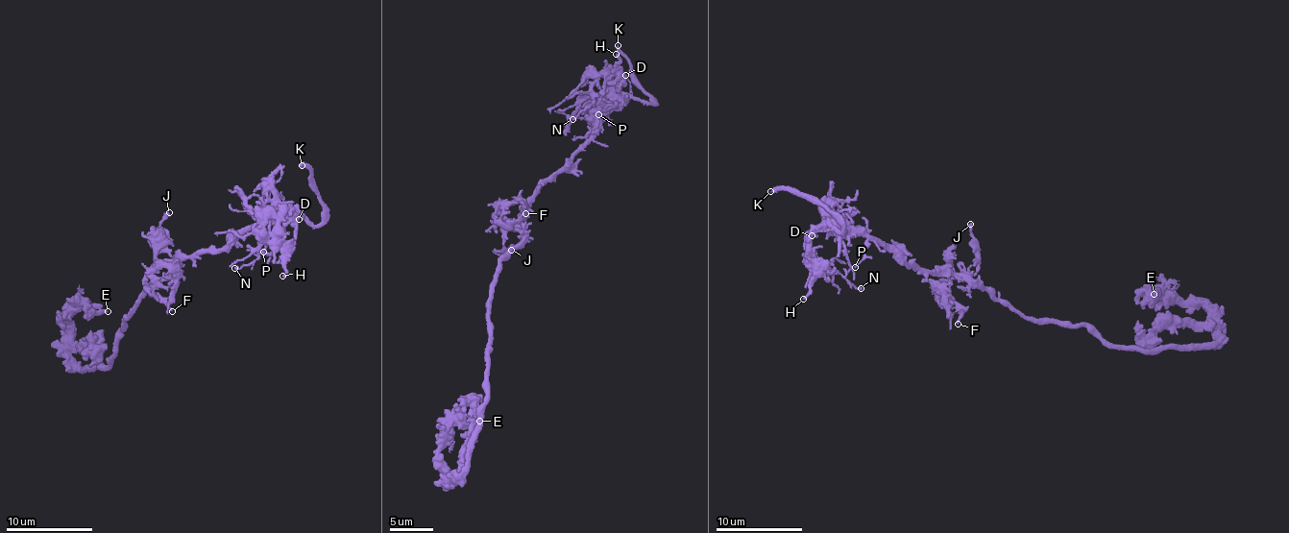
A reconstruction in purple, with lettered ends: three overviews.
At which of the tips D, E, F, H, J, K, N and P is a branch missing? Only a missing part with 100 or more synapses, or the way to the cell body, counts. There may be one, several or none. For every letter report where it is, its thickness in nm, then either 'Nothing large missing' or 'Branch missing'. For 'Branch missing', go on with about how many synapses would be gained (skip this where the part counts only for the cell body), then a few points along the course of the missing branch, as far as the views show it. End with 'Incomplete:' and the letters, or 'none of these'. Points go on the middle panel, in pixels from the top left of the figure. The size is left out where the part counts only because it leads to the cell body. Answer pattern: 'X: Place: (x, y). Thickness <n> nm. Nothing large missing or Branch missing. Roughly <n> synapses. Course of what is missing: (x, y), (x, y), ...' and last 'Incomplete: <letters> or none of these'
D: Place: (625, 75). Thickness 110 nm. Nothing large missing
E: Place: (479, 421). Thickness 320 nm. Nothing large missing
F: Place: (525, 213). Thickness 190 nm. Nothing large missing
H: Place: (616, 54). Thickness 260 nm. Nothing large missing
J: Place: (511, 250). Thickness 300 nm. Nothing large missing
K: Place: (618, 45). Thickness 320 nm. Branch missing
N: Place: (572, 119). Thickness 180 nm. Nothing large missing
P: Place: (598, 114). Thickness 100 nm. Nothing large missing
Incomplete: K

